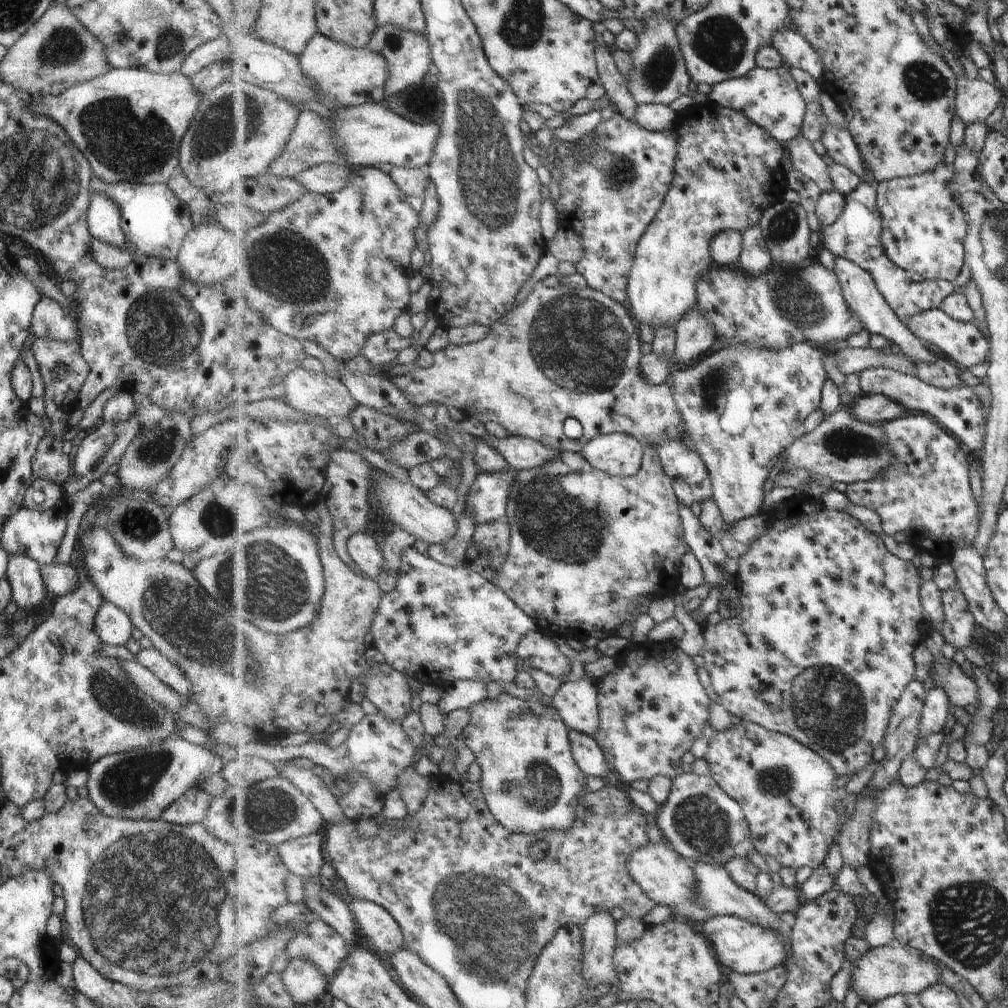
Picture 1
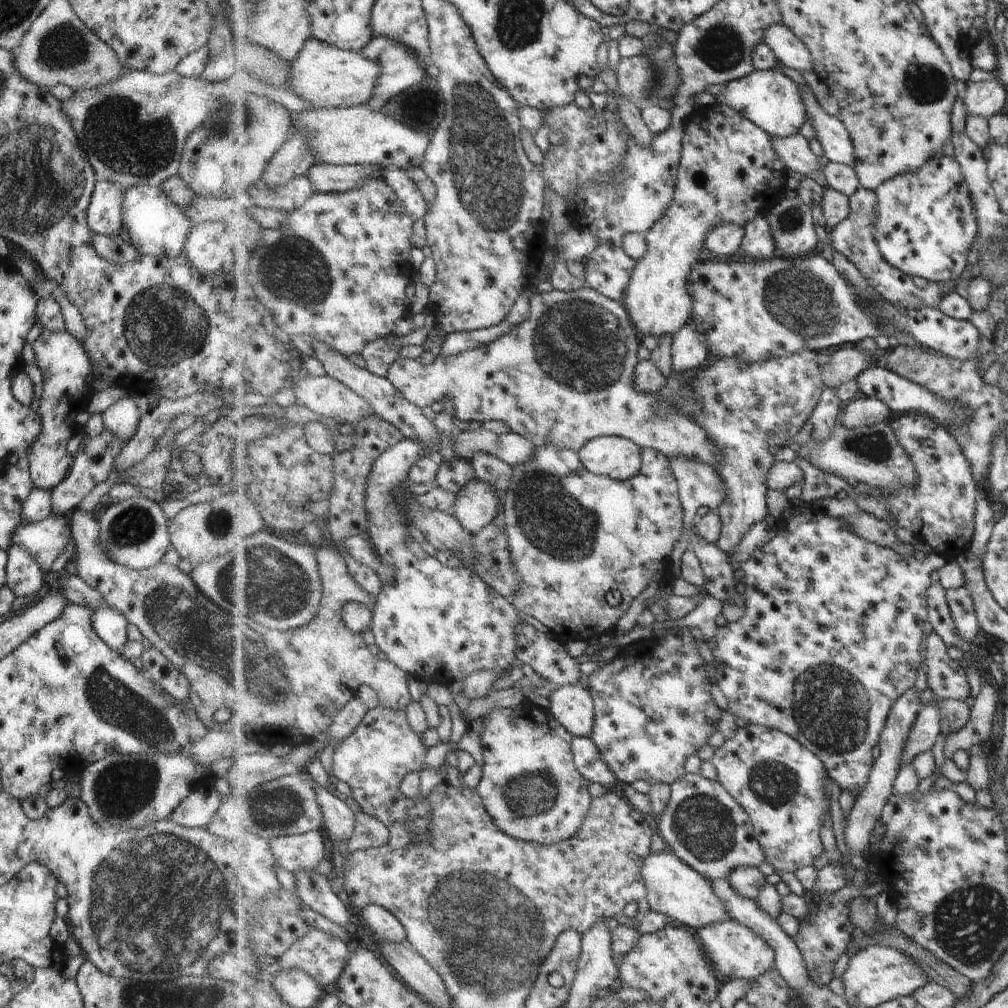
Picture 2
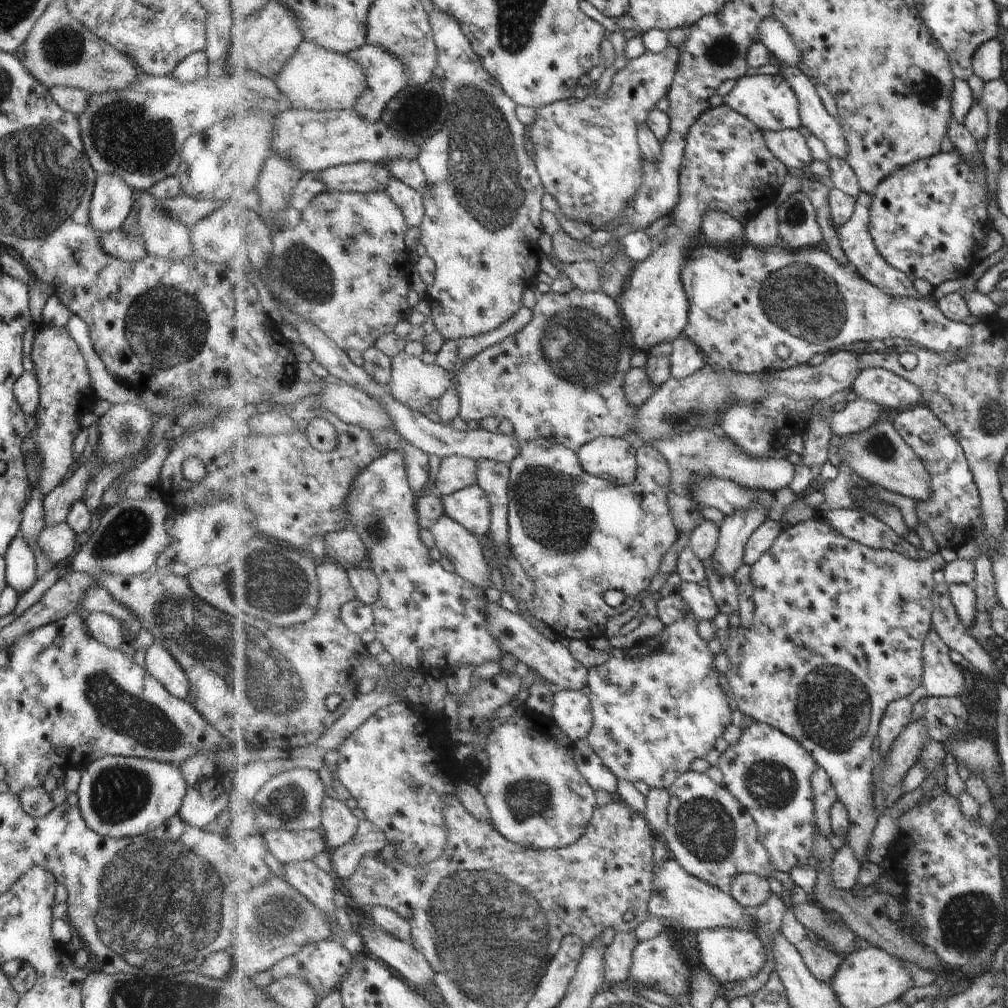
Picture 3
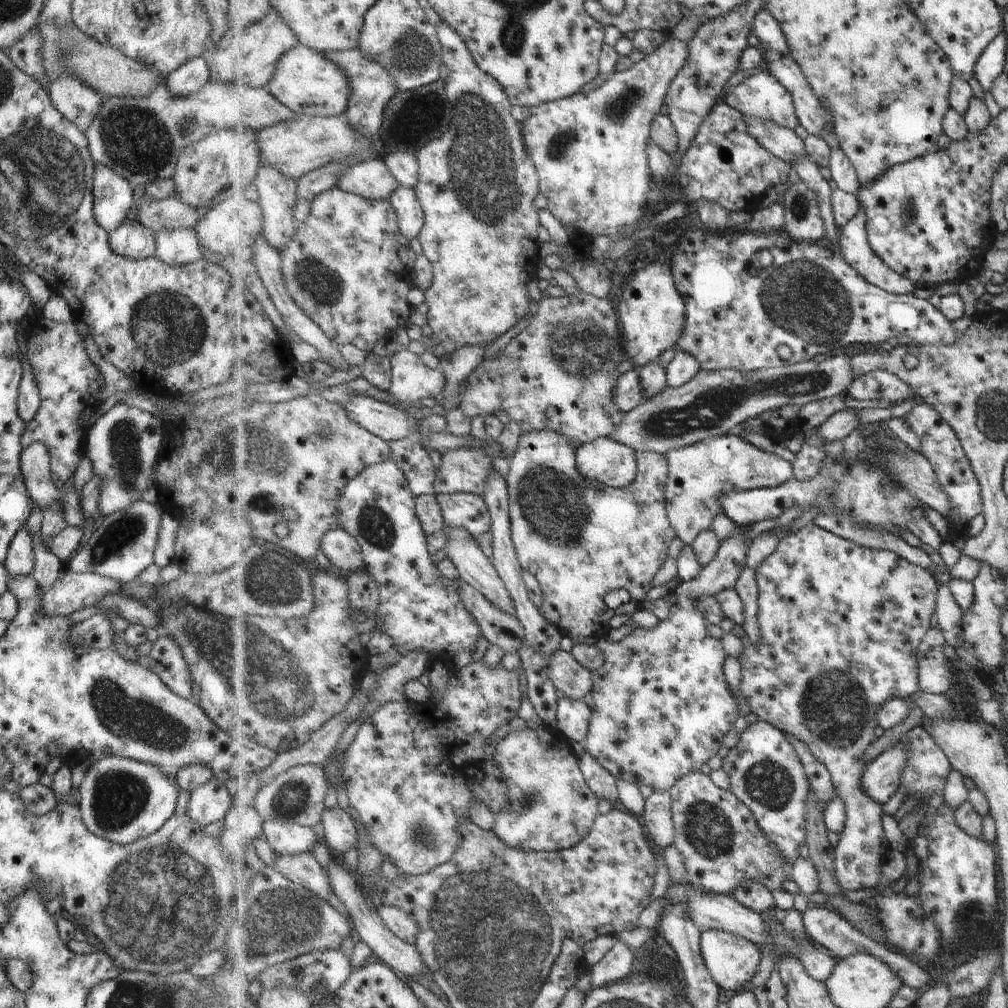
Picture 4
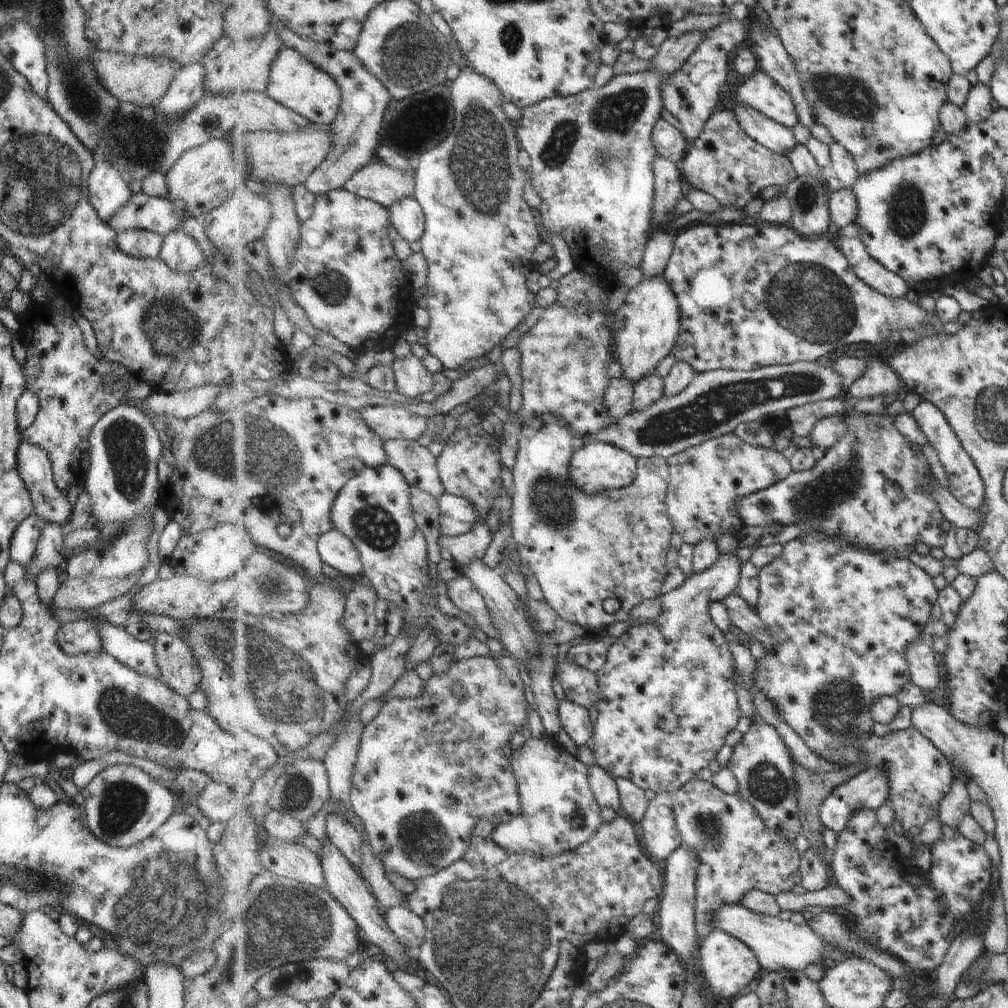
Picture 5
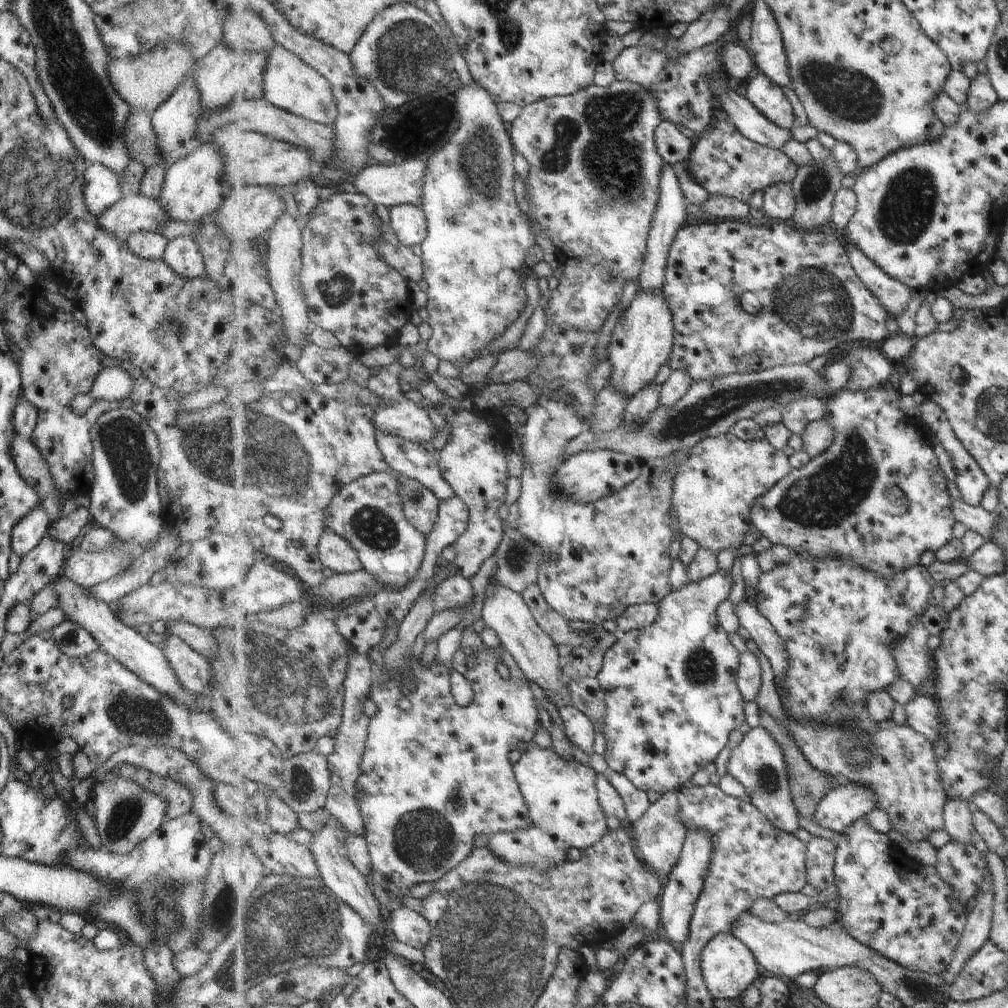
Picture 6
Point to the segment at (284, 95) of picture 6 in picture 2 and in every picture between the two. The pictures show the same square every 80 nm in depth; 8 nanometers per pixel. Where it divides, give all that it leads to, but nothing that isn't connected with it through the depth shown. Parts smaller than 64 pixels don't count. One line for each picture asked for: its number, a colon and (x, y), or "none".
2: (326, 76)
3: (314, 78)
4: (309, 84)
5: (295, 82)

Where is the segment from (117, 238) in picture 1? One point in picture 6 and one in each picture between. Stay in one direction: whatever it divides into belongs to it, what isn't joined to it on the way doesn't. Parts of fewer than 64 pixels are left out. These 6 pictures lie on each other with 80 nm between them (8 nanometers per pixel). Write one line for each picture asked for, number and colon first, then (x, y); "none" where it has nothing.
2: (103, 213)
3: (111, 201)
4: (111, 195)
5: (107, 191)
6: (102, 187)

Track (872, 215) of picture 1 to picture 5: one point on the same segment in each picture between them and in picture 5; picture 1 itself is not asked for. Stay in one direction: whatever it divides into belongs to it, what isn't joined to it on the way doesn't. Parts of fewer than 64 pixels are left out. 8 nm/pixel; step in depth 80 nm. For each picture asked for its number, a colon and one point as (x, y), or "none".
2: (855, 237)
3: (855, 236)
4: (855, 248)
5: (870, 270)

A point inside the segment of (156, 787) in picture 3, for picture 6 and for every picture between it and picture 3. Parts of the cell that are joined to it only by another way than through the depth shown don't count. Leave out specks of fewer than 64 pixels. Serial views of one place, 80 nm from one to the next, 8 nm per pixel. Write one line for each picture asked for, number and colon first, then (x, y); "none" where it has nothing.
4: (121, 800)
5: (122, 805)
6: (125, 815)

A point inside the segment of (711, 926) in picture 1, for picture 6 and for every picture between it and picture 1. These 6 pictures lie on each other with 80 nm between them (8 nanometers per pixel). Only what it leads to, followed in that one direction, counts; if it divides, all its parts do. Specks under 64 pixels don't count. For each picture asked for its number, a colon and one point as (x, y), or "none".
2: (738, 952)
3: (731, 955)
4: (733, 961)
5: (730, 966)
6: (729, 966)

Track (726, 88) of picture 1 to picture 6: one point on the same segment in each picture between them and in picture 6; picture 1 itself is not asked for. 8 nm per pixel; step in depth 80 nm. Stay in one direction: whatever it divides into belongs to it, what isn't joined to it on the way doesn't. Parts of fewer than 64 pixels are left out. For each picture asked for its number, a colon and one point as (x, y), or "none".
2: (772, 100)
3: (769, 101)
4: (762, 95)
5: (760, 91)
6: (766, 95)

